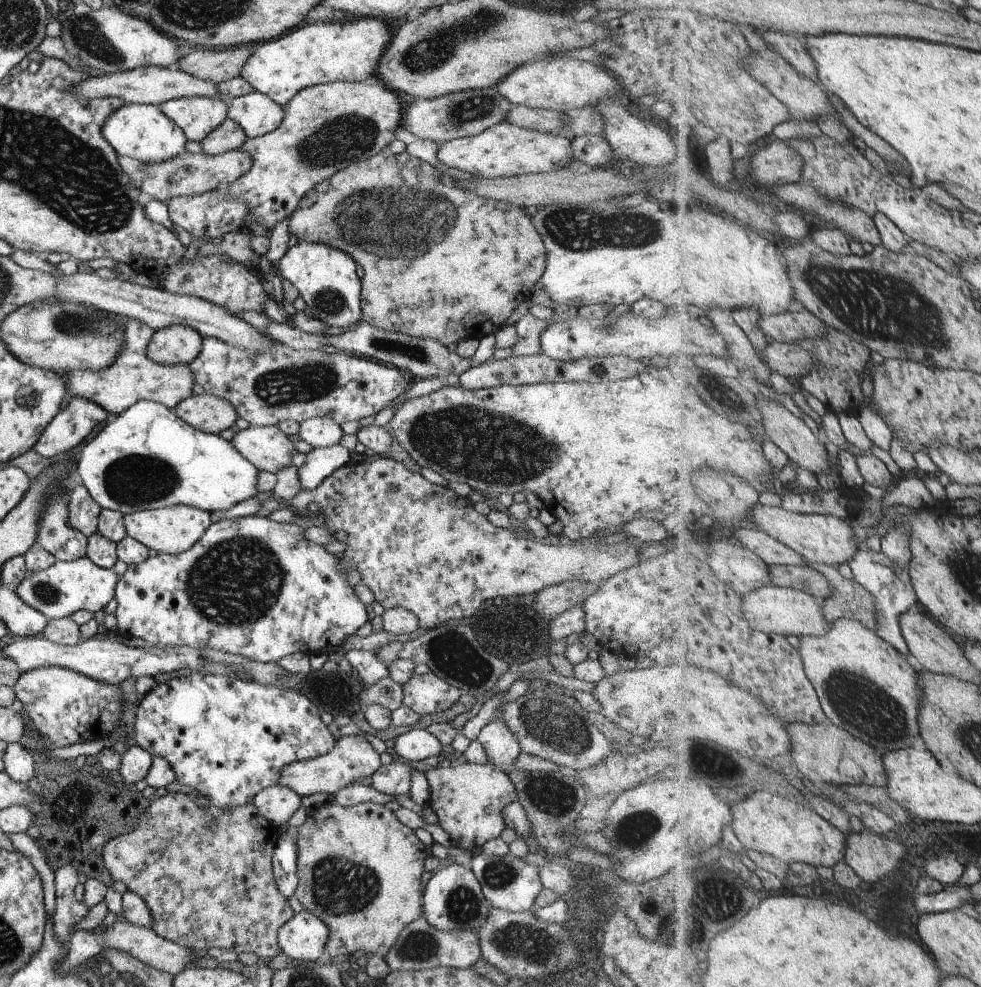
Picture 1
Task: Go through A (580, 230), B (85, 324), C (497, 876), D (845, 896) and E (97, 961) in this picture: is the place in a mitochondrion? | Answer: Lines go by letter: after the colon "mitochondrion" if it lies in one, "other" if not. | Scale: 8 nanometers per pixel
A: mitochondrion
B: mitochondrion
C: mitochondrion
D: other
E: other

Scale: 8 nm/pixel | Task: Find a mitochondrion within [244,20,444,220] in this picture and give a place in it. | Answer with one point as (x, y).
(341, 139)

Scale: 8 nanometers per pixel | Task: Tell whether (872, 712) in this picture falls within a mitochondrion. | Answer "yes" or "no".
yes

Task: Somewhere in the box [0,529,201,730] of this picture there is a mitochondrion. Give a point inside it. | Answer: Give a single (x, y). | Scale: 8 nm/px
(48, 593)

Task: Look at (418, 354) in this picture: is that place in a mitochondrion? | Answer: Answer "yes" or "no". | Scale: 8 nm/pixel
yes

